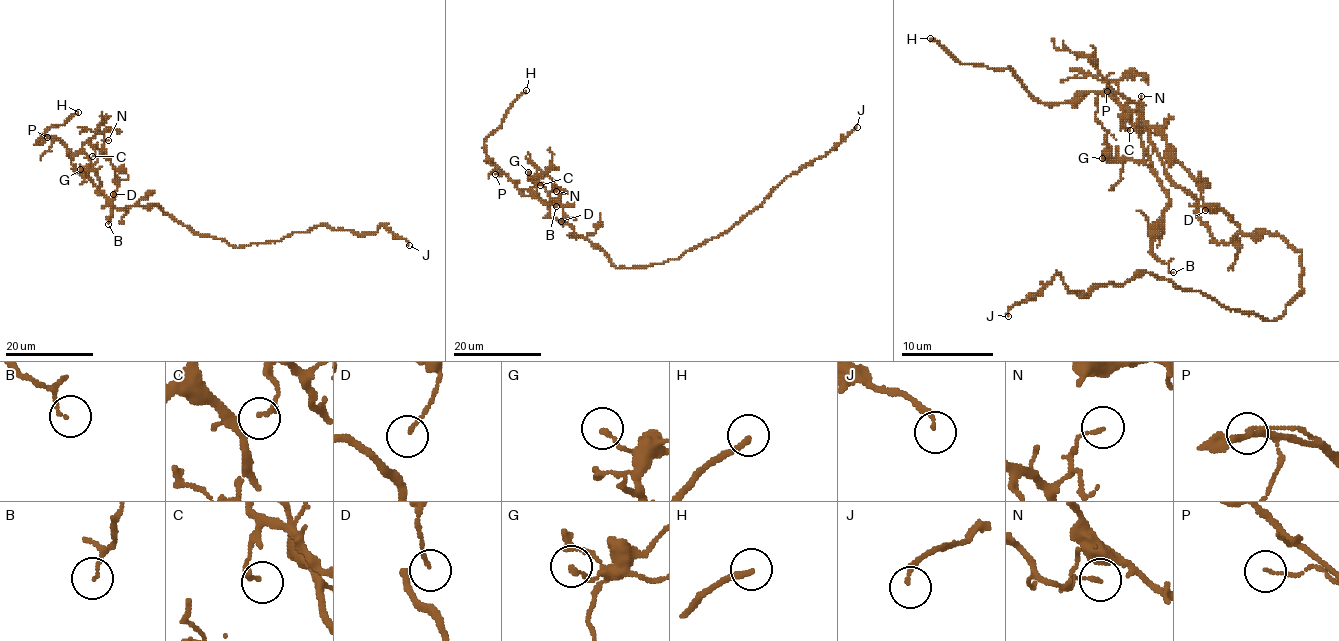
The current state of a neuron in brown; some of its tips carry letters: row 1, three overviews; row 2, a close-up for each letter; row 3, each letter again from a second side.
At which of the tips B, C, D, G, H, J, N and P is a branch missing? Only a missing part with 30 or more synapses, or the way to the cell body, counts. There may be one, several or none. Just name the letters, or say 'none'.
H

